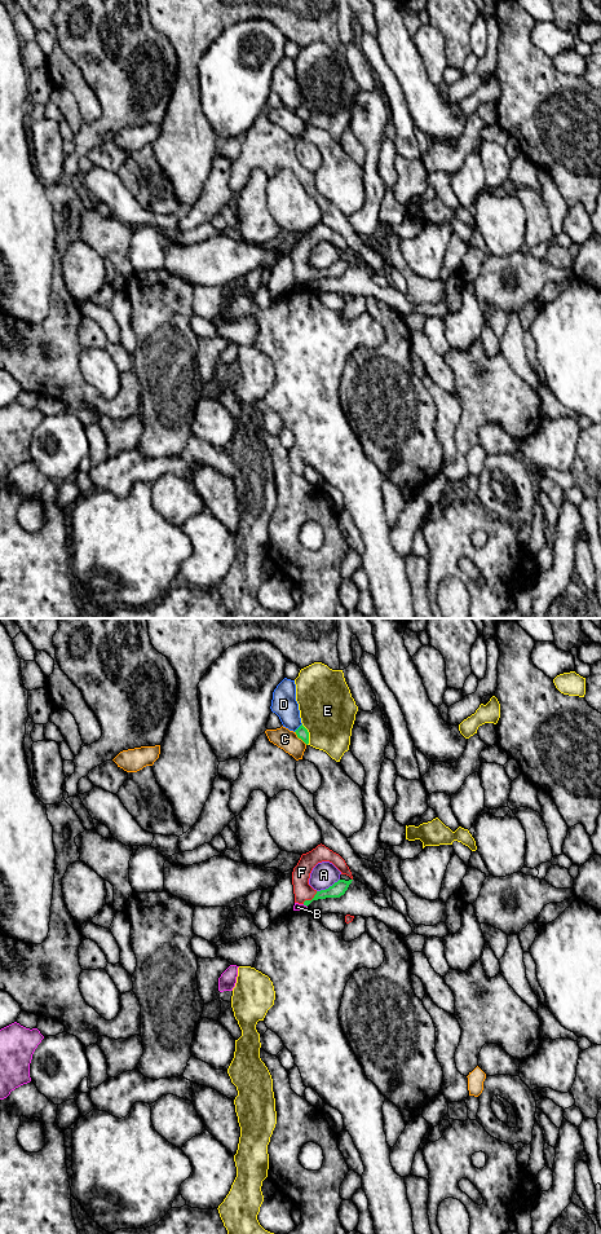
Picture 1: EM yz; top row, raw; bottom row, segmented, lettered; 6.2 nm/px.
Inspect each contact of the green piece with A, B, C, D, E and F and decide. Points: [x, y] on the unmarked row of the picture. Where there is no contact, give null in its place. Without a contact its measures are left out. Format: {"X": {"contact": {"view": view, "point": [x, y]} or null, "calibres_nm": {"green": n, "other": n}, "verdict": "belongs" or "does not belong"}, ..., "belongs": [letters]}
{"A": {"contact": {"view": "yz", "point": [328, 267]}, "calibres_nm": {"green": 90, "other": 160}, "verdict": "does not belong"}, "B": {"contact": {"view": "yz", "point": [305, 283]}, "calibres_nm": {"green": 90, "other": 50}, "verdict": "does not belong"}, "C": {"contact": {"view": "yz", "point": [300, 117]}, "calibres_nm": {"green": 70, "other": 130}, "verdict": "does not belong"}, "D": {"contact": {"view": "yz", "point": [299, 106]}, "calibres_nm": {"green": 70, "other": 160}, "verdict": "does not belong"}, "E": {"contact": {"view": "yz", "point": [308, 114]}, "calibres_nm": {"green": 70, "other": 340}, "verdict": "does not belong"}, "F": {"contact": {"view": "yz", "point": [312, 278]}, "calibres_nm": {"green": 90, "other": 120}, "verdict": "belongs"}, "belongs": ["F"]}

